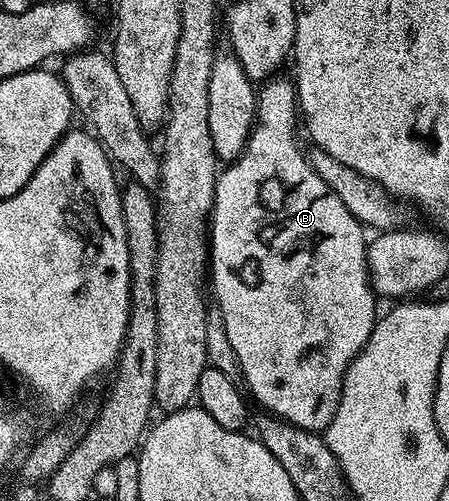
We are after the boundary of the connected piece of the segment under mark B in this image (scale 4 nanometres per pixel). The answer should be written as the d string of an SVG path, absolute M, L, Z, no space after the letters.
M274 76L257 90L257 121L253 128L253 135L245 145L245 150L237 161L230 162L217 175L215 200L211 221L207 227L209 244L209 264L211 271L211 294L215 297L215 305L220 308L223 324L227 328L227 340L231 340L231 348L235 348L235 356L239 360L239 368L245 377L248 393L253 393L252 401L261 405L260 409L275 418L282 418L292 426L304 430L323 432L331 424L335 412L339 408L339 400L343 392L343 380L350 364L359 356L359 352L367 344L371 332L375 328L379 317L377 310L378 295L373 293L373 286L369 282L369 255L367 253L366 227L343 205L343 200L335 196L323 182L319 172L313 169L306 151L301 151L297 143L297 118L299 122L299 103L297 101L297 87L282 76Z

